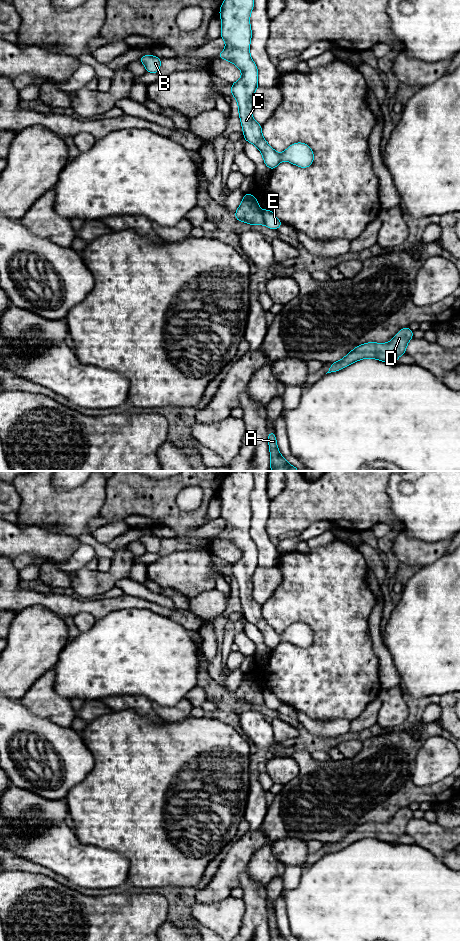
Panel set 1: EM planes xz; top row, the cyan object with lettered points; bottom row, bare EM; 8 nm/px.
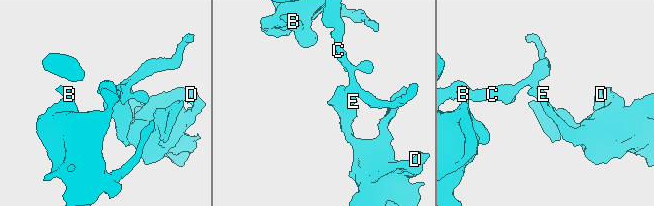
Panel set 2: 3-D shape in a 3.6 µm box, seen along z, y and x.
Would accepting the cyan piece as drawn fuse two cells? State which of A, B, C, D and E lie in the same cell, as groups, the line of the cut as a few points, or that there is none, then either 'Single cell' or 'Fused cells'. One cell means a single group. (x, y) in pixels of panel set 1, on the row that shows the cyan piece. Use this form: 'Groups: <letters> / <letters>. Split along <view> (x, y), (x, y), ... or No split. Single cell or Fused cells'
Groups: A D / B C E. Split along xz (261, 214), (265, 224). Fused cells

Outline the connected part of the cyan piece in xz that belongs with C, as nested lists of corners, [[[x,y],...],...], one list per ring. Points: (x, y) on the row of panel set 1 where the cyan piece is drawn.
[[[224,0],[219,11],[222,24],[220,38],[226,42],[226,46],[217,57],[233,63],[242,72],[241,78],[231,84],[231,94],[238,103],[244,139],[259,149],[270,170],[281,161],[307,168],[314,160],[313,151],[307,144],[293,143],[279,154],[265,141],[262,126],[252,117],[254,93],[258,89],[258,69],[250,57],[250,14],[253,7],[254,0]]]

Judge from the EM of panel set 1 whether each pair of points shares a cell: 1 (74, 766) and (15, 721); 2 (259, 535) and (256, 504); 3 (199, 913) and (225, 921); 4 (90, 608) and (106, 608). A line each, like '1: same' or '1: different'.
1: same
2: same
3: same
4: same

